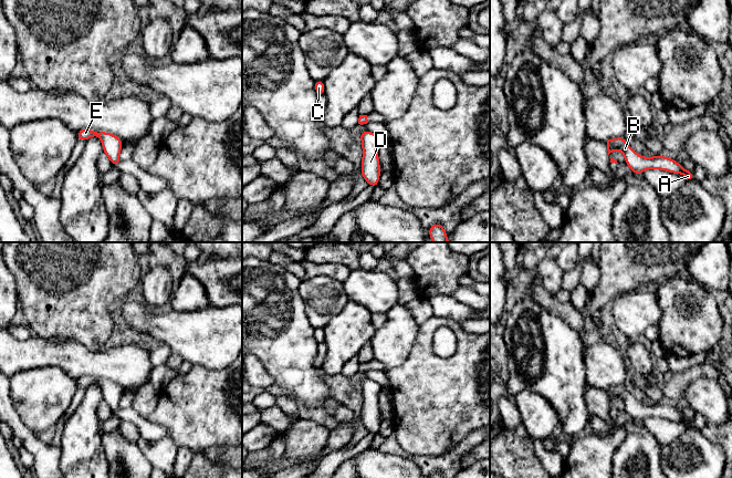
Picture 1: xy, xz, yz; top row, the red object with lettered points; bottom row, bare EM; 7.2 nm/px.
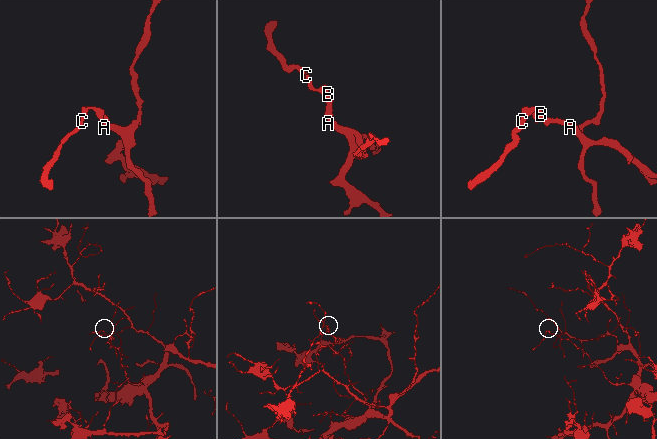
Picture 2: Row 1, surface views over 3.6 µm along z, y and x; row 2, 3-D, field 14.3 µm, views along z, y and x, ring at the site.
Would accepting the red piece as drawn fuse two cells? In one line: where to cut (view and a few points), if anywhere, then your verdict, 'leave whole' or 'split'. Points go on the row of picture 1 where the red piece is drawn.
cut none; leave whole

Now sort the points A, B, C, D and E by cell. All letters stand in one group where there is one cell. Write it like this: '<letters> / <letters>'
A B C D E

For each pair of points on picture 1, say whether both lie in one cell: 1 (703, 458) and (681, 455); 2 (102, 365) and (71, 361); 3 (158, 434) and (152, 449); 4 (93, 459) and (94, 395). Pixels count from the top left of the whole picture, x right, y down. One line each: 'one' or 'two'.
1: one
2: one
3: two
4: one

